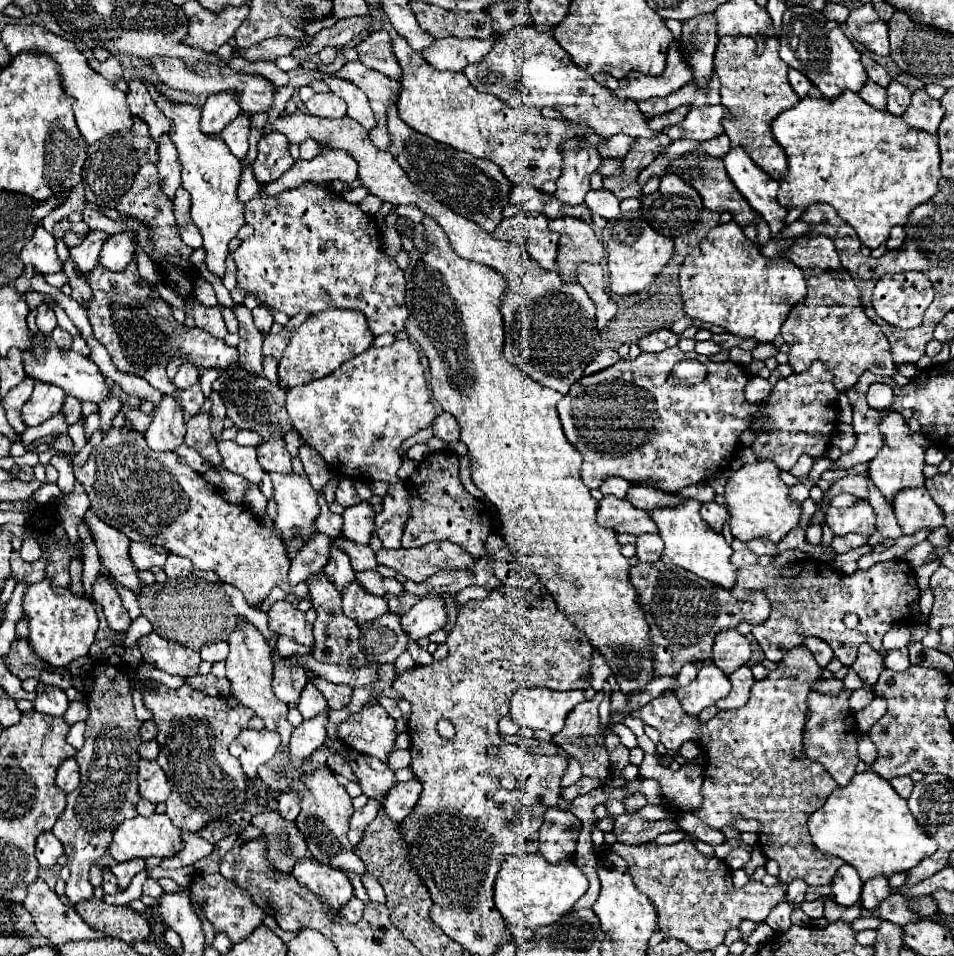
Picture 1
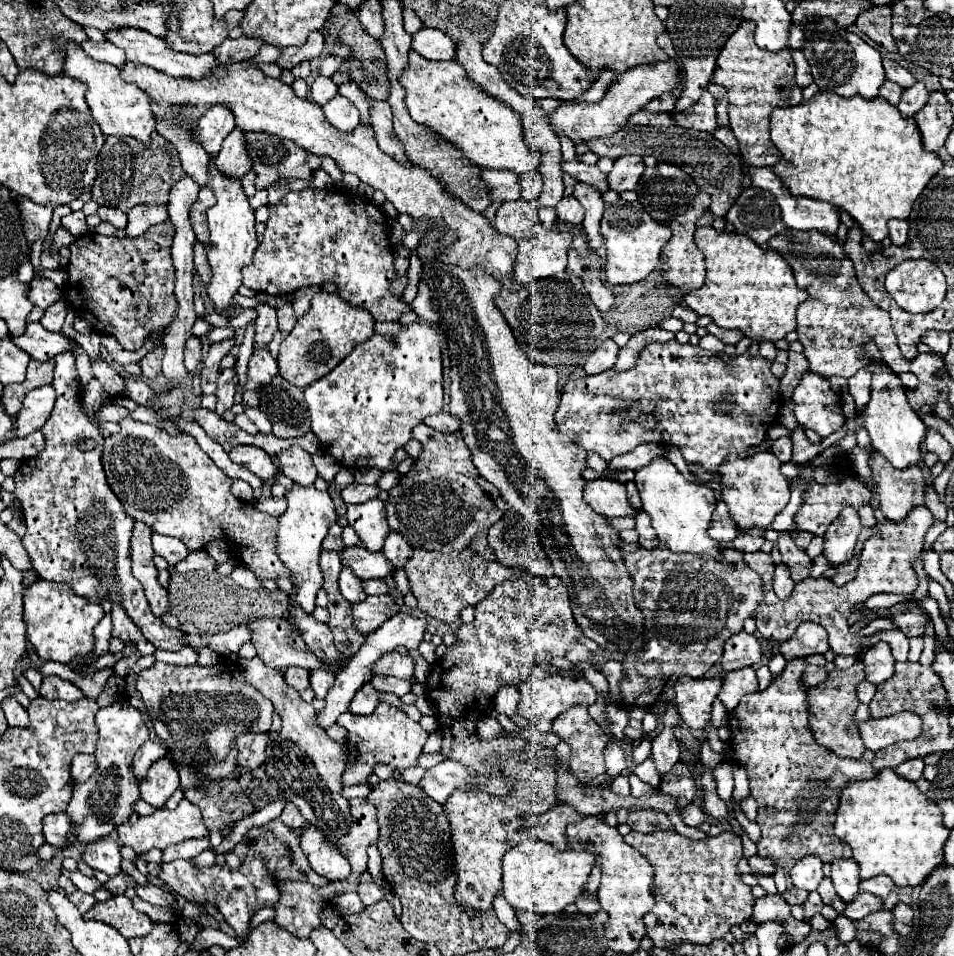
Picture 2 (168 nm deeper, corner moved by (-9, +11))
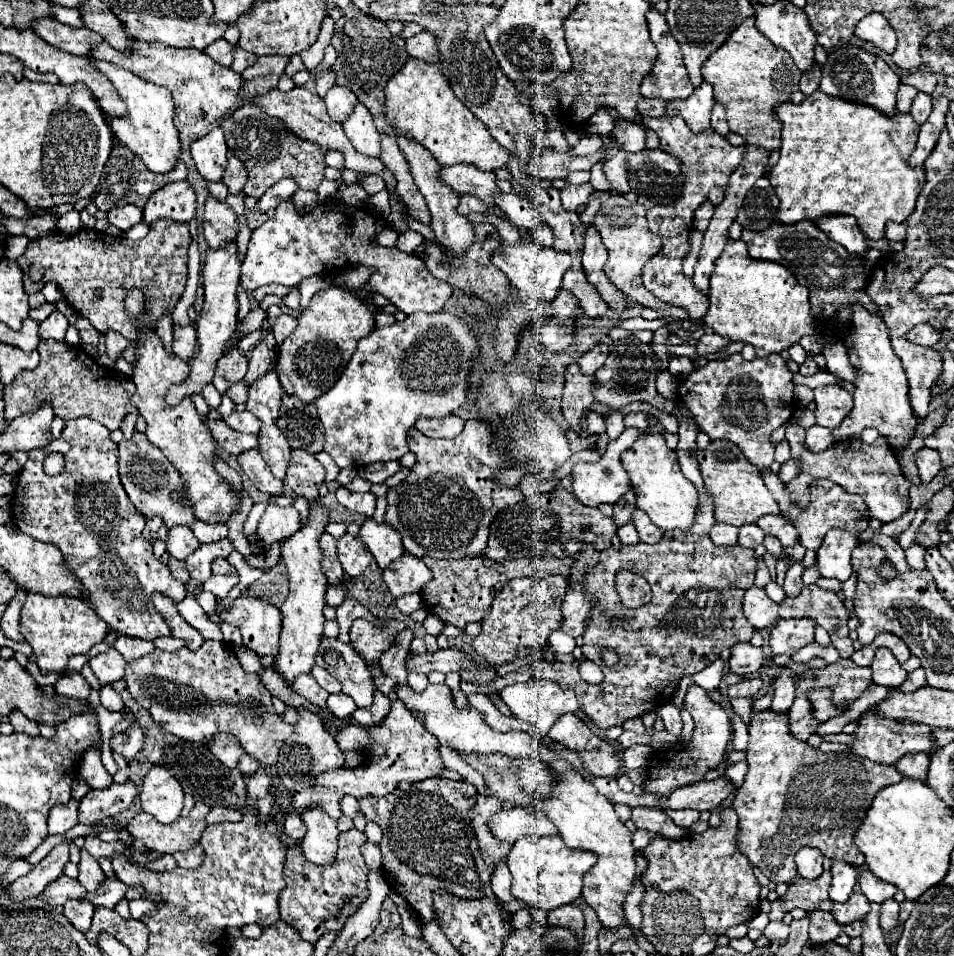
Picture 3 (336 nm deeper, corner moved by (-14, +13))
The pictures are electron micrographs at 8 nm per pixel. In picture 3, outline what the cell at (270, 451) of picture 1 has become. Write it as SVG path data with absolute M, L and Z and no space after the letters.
M292 449L284 483L296 495L306 497L308 501L318 499L318 489L324 483L324 467L304 449Z

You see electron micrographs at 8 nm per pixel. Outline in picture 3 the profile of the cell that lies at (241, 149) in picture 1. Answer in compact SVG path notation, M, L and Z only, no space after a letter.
M228 153L228 165L226 165L226 171L224 171L224 183L228 185L228 191L230 193L240 193L246 185L246 177L248 177L248 171L244 167L244 163L234 157L234 153Z

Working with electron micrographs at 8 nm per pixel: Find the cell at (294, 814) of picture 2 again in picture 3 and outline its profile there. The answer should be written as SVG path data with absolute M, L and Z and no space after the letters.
M290 813L284 819L284 831L292 837L292 839L302 839L304 837L304 821L298 813Z

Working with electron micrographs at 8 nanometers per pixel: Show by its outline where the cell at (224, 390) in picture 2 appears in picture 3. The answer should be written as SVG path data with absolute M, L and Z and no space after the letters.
M232 349L232 353L228 353L222 359L218 359L218 365L216 365L216 373L214 373L212 383L214 383L214 387L218 389L220 395L226 395L226 391L236 381L244 379L246 365L248 365L246 355L240 355L236 349Z

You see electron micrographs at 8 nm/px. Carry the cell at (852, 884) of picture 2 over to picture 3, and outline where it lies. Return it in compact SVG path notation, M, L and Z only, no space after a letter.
M832 861L832 889L830 899L832 901L848 901L850 893L854 891L854 885L858 883L858 869L844 861Z

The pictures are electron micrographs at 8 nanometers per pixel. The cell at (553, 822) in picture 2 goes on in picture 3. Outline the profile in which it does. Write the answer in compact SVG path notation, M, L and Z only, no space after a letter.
M504 807L496 817L492 817L490 829L504 841L516 841L526 835L558 835L558 829L548 821L548 817L540 815L536 809L524 807Z

